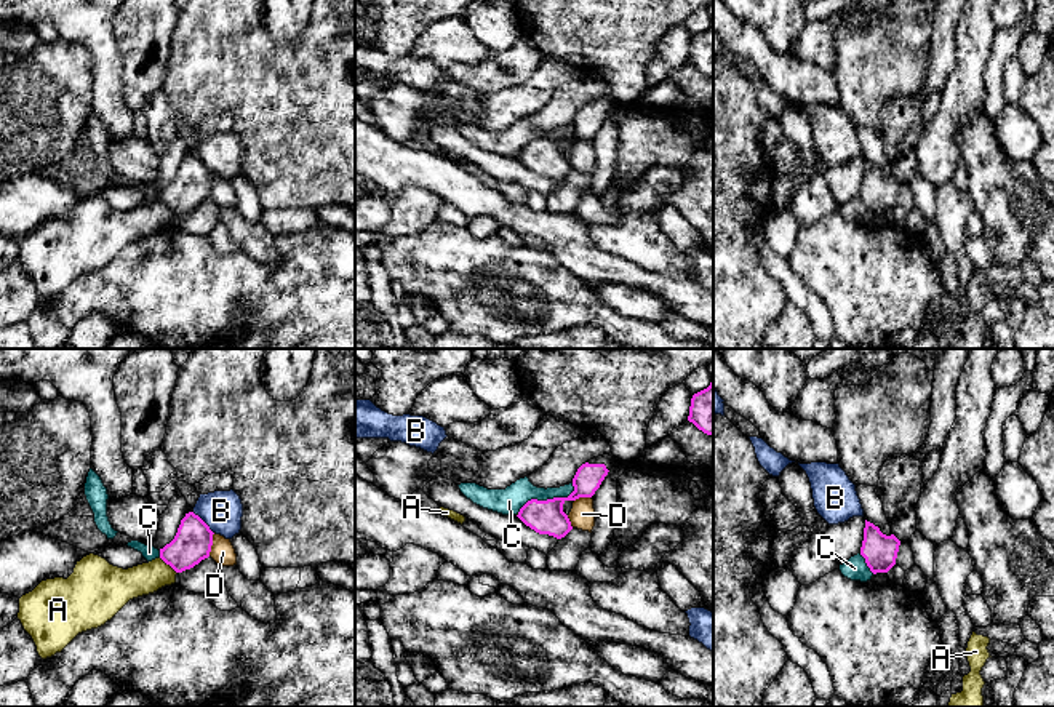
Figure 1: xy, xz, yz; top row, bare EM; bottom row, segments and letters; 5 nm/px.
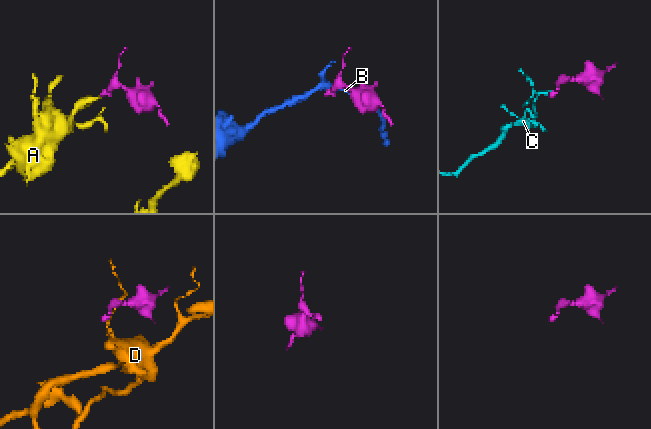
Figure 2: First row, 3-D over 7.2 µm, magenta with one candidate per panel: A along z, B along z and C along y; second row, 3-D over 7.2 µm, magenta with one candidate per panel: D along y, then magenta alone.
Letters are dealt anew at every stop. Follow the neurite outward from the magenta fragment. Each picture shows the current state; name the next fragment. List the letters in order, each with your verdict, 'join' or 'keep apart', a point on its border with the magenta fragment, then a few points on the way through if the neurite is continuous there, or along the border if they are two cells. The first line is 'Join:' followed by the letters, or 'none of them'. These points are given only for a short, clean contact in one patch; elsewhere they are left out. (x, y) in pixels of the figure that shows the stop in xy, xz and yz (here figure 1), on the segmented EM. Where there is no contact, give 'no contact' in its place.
Join: none of them
A: keep apart; meets magenta in xy at (168, 563); border along xy (159, 557), (176, 573)
B: keep apart; meets magenta in xy at (203, 522); border along xy (192, 512), (213, 533)
C: keep apart; meets magenta in xz at (547, 499); border along xz (574, 487), (566, 496), (530, 499), (517, 512)
D: keep apart; meets magenta in xy at (211, 544); border along xy (215, 533), (208, 555)

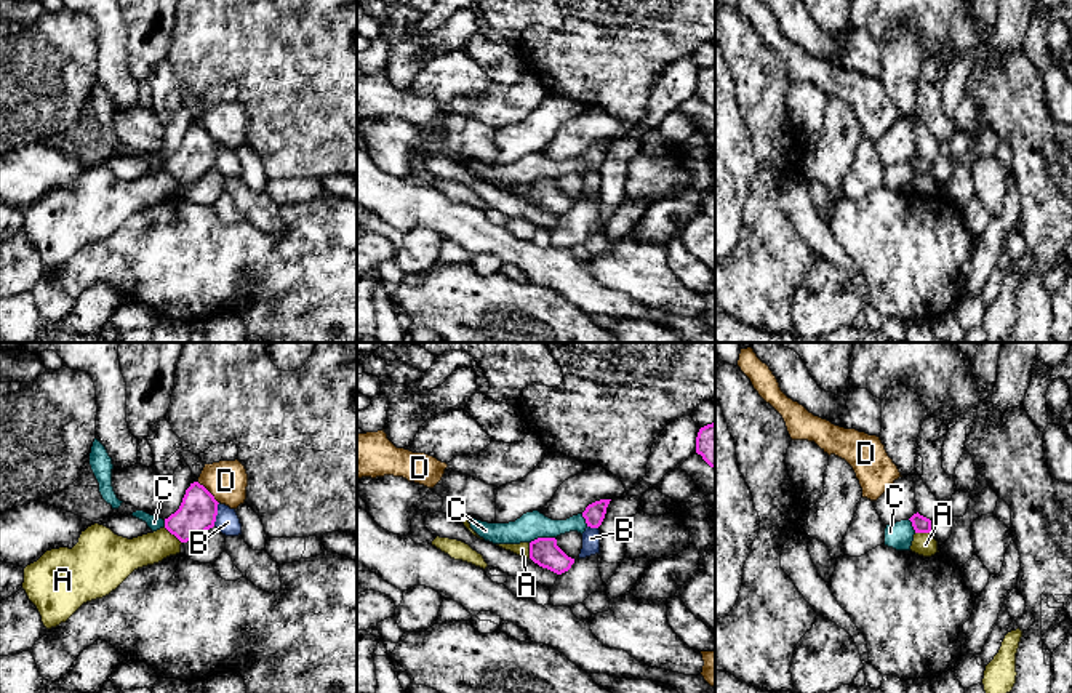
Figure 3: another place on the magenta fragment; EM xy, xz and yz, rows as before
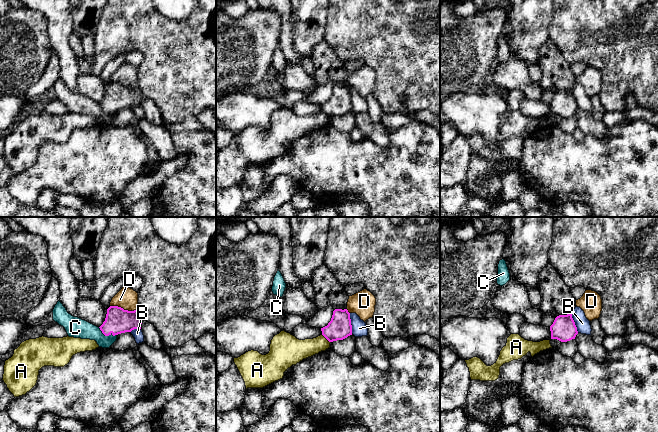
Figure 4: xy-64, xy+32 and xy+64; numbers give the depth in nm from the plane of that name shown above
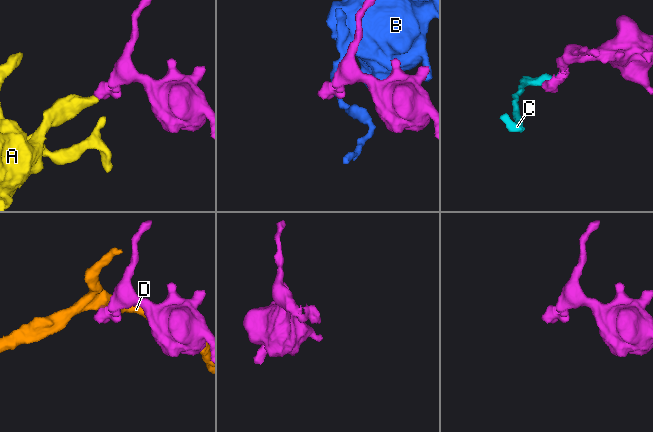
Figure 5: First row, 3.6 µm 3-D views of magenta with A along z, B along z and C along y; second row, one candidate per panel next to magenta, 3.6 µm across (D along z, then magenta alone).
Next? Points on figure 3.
Join: none of them
A: keep apart; meets magenta in xy at (173, 533); border along xy (164, 527), (181, 543)
B: keep apart; meets magenta in xy at (216, 514); border along xy (220, 503), (213, 525)
C: keep apart; meets magenta in xz at (541, 538); border along xz (554, 536), (538, 536), (530, 543)
D: keep apart; meets magenta in xy at (208, 492); border along xy (197, 482), (218, 503)

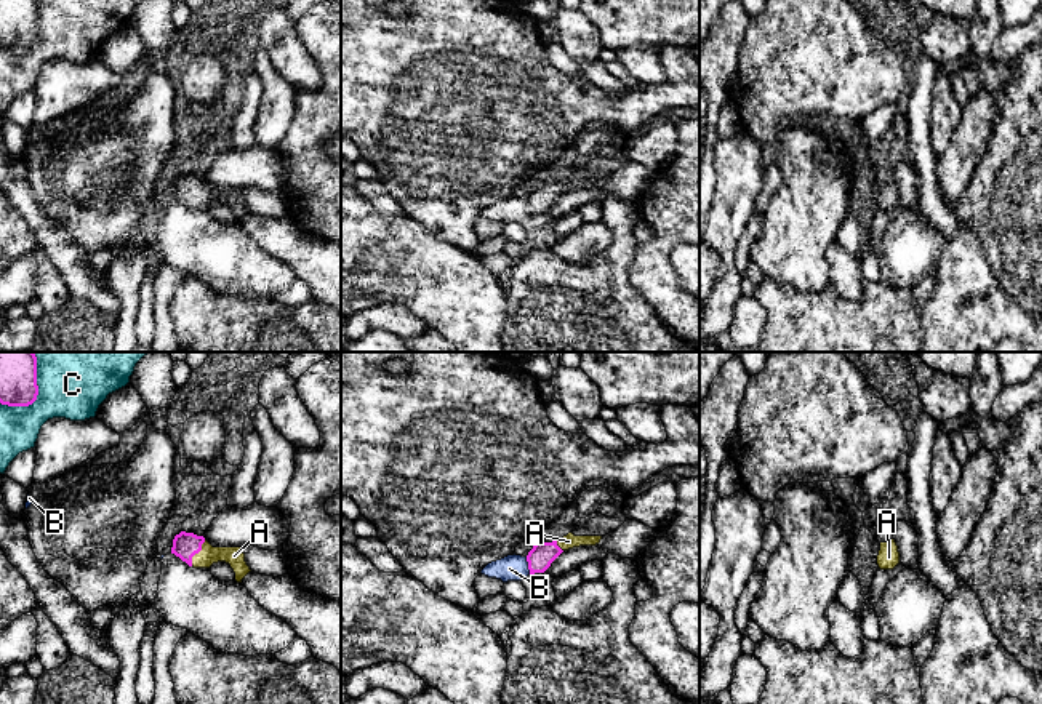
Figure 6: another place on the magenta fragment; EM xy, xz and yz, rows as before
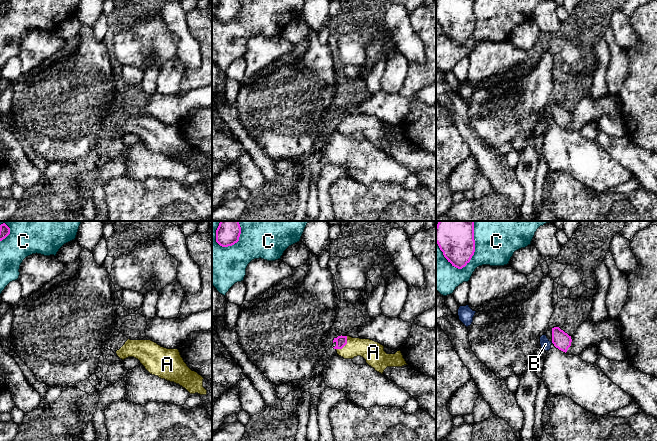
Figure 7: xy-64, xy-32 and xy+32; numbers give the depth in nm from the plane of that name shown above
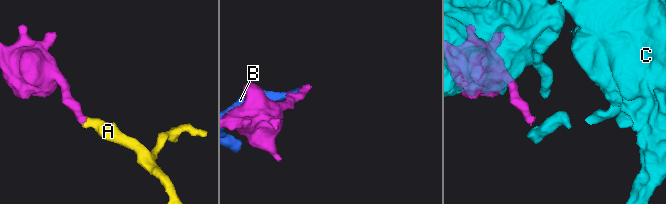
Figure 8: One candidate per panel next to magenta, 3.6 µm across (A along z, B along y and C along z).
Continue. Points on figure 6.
Join: A
A: join; meets magenta in xy at (197, 552); runs through xy (184, 544), (197, 552), (234, 556)
B: keep apart; meets magenta in xz at (529, 565)
C: keep apart; meets magenta in xy at (37, 392)

